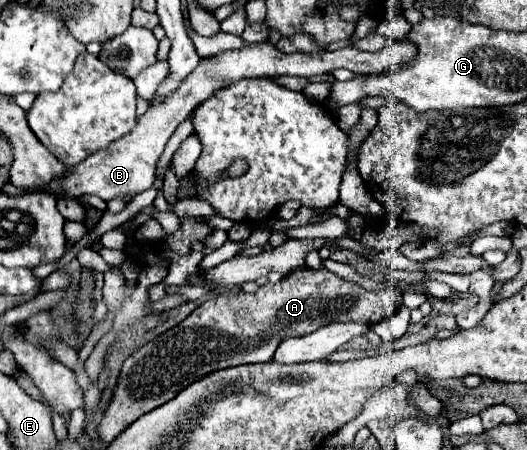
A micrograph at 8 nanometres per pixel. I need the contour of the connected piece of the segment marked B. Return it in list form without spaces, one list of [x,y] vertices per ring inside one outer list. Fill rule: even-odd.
[[[406,41],[398,43],[388,43],[382,51],[376,53],[366,53],[358,51],[356,47],[344,47],[336,51],[326,51],[326,53],[294,53],[286,55],[272,47],[270,43],[258,43],[246,49],[238,51],[222,51],[216,57],[202,59],[198,63],[198,69],[186,77],[182,83],[182,89],[166,101],[166,105],[158,105],[158,109],[150,107],[140,119],[138,125],[122,139],[114,141],[110,149],[102,149],[98,153],[92,153],[78,165],[66,169],[62,177],[56,177],[50,181],[46,187],[54,197],[80,197],[80,195],[98,195],[104,201],[110,201],[114,197],[128,197],[134,199],[140,191],[146,191],[154,185],[154,171],[156,171],[156,161],[162,155],[168,139],[176,131],[176,127],[190,115],[190,109],[202,101],[202,97],[208,97],[218,85],[230,85],[230,81],[240,81],[242,77],[280,77],[280,75],[298,75],[298,77],[314,77],[322,73],[330,73],[338,67],[350,69],[352,73],[382,73],[390,69],[394,63],[410,61],[414,55],[414,45]]]

